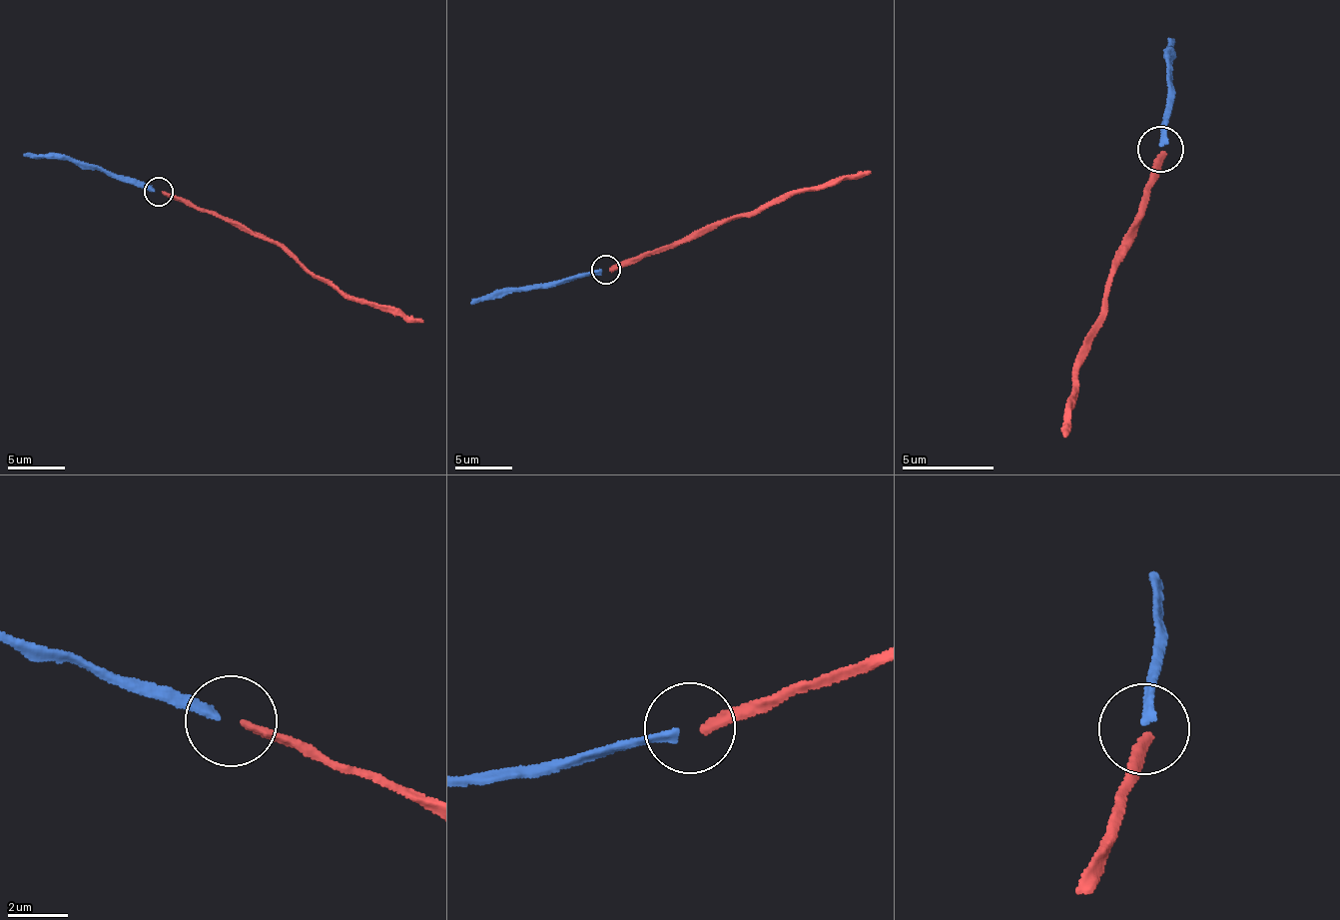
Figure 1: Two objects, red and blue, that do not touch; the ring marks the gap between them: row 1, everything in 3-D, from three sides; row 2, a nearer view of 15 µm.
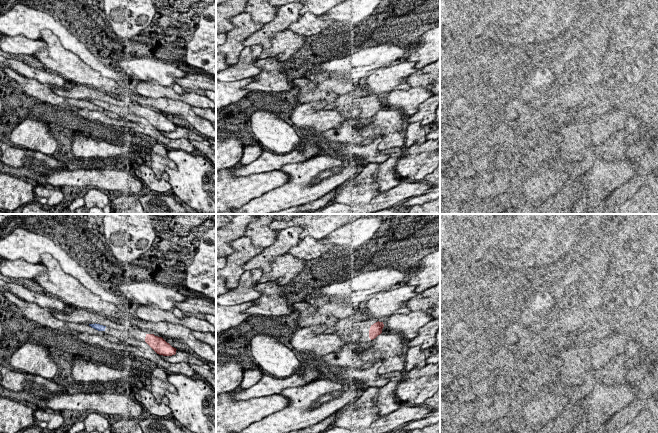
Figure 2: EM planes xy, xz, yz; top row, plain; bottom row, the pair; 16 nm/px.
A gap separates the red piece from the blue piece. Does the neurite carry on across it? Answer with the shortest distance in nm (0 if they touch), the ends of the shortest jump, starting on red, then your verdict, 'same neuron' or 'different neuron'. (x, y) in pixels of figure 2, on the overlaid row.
650 nm | xy (145, 337), (105, 327) | same neuron

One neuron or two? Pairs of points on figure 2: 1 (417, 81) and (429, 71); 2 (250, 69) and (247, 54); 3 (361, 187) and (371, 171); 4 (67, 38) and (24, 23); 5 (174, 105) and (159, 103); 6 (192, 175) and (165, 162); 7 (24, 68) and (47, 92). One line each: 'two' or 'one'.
1: one
2: one
3: one
4: one
5: one
6: two
7: two

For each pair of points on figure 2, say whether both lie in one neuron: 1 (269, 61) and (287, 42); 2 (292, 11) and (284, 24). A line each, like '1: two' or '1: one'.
1: one
2: one

